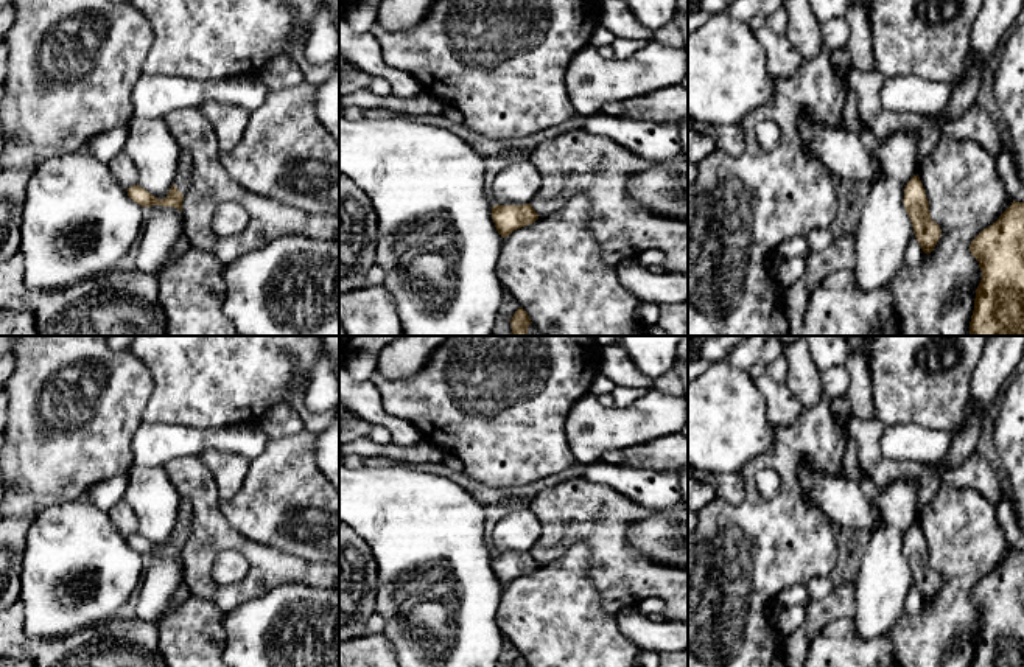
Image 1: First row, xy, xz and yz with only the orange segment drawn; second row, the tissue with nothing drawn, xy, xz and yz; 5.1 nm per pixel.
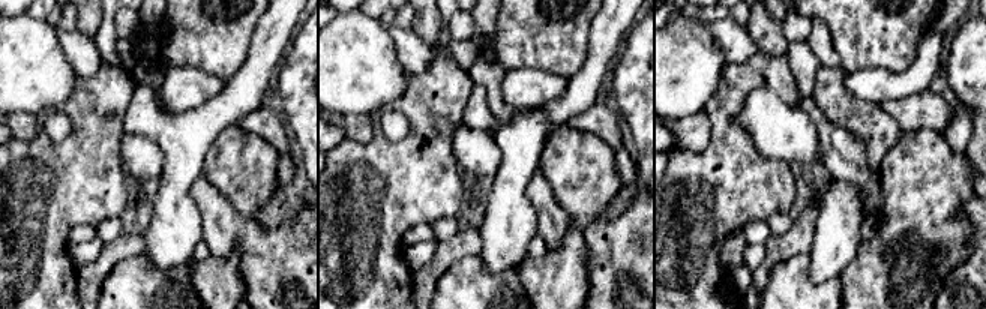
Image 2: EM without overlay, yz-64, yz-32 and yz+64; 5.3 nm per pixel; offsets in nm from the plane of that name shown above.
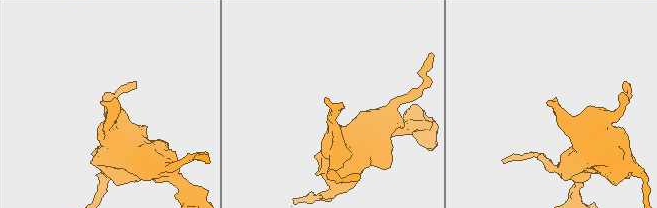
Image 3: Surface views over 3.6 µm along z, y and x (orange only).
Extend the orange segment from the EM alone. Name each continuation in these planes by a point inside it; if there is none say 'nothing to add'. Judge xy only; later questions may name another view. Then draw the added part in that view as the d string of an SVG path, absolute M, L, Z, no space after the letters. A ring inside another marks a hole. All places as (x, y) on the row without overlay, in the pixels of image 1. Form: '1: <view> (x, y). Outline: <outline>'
1: xy (182, 529). Outline: M181 499L179 502L179 515L176 519L174 533L184 544L191 533L191 505L187 499Z

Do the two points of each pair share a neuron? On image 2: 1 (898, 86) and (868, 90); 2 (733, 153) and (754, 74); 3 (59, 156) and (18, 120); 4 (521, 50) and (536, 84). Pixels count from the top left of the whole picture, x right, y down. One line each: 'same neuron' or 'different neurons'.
1: same neuron
2: same neuron
3: different neurons
4: different neurons

